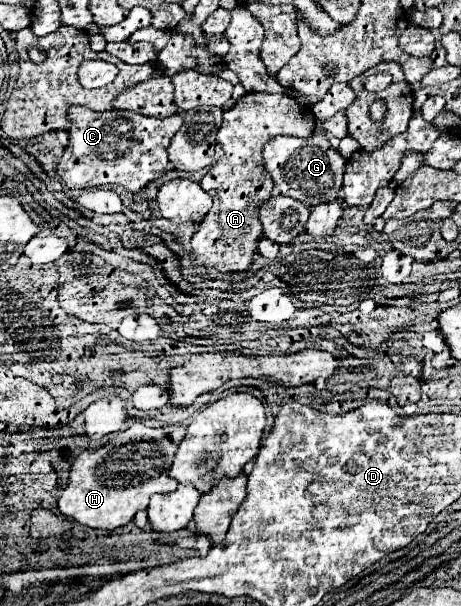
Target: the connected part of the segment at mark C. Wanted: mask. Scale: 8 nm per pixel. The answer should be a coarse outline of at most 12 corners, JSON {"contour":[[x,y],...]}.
{"contour":[[71,107],[57,173],[71,189],[141,191],[183,125]]}

